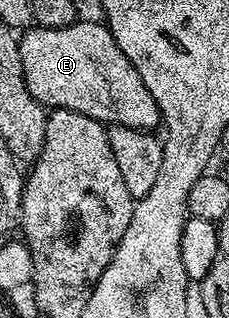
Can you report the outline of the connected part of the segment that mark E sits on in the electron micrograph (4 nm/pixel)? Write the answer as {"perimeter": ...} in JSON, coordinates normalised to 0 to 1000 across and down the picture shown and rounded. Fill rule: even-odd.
{"perimeter":[[[384,63],[371,75],[336,69],[284,88],[140,82],[83,116],[83,132],[105,255],[131,296],[192,330],[197,343],[323,346],[459,396],[528,390],[624,415],[703,399],[690,321],[672,321],[655,283],[638,283],[638,258],[620,258],[603,220],[585,220],[568,182],[550,182],[515,132],[498,132],[498,107],[476,94],[467,72],[415,75],[410,66]]]}

